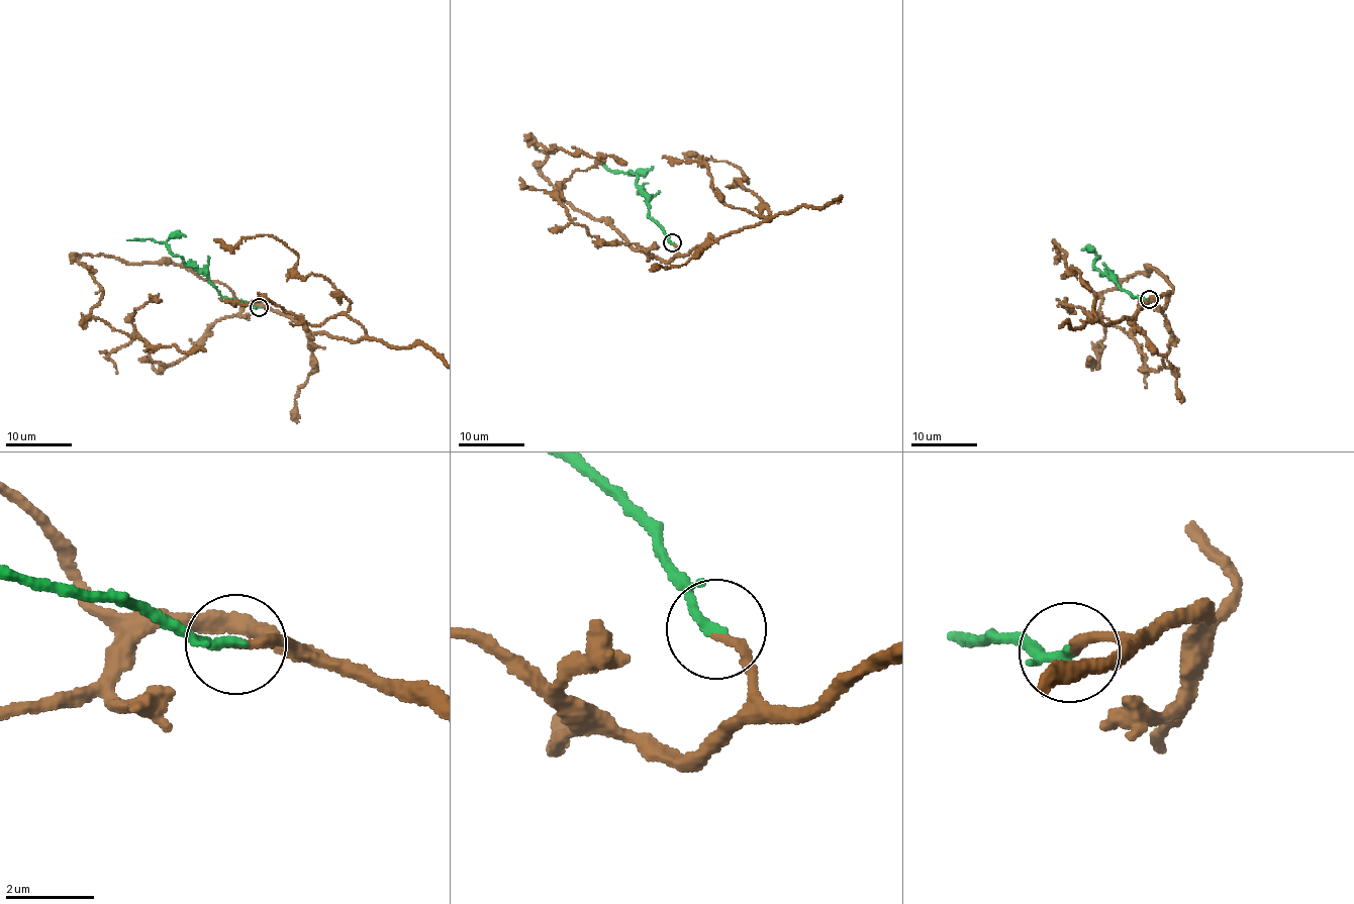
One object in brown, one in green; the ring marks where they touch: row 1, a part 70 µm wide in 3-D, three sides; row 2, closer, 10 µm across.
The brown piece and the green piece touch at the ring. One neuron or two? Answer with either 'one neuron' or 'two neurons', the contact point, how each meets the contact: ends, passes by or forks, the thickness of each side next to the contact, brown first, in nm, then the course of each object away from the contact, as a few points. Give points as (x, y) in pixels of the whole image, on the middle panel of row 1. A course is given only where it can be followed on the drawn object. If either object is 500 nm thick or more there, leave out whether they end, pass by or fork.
one neuron; at (672, 242); brown ends there; green passes by; 200 nm thick on the brown side, 160 nm on the other

